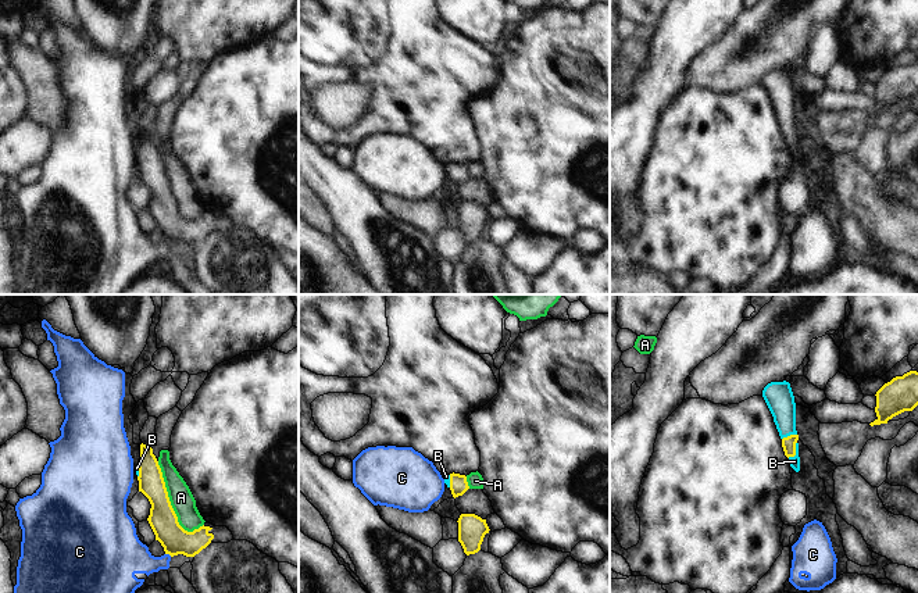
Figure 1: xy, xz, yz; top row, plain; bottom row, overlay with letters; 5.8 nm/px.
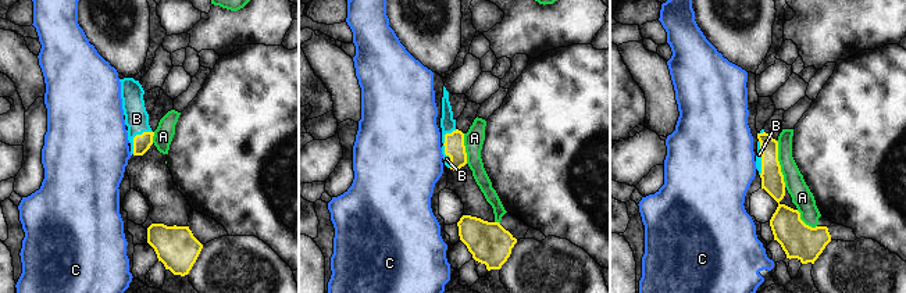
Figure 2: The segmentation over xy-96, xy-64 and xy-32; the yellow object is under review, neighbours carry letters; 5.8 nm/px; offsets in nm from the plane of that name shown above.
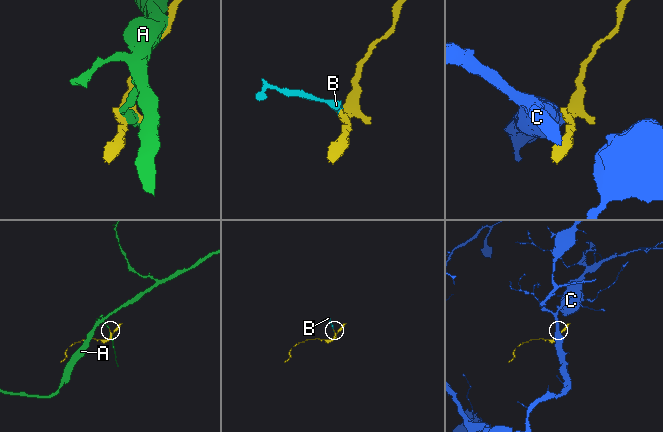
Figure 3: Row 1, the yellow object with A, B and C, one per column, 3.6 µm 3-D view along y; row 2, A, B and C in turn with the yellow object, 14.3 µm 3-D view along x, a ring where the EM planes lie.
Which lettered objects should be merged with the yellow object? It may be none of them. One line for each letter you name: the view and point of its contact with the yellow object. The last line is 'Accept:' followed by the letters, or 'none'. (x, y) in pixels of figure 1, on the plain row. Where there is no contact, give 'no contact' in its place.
B: meets yellow in yz at (795, 140)
Accept: B

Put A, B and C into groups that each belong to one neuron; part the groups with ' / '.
A / B / C

